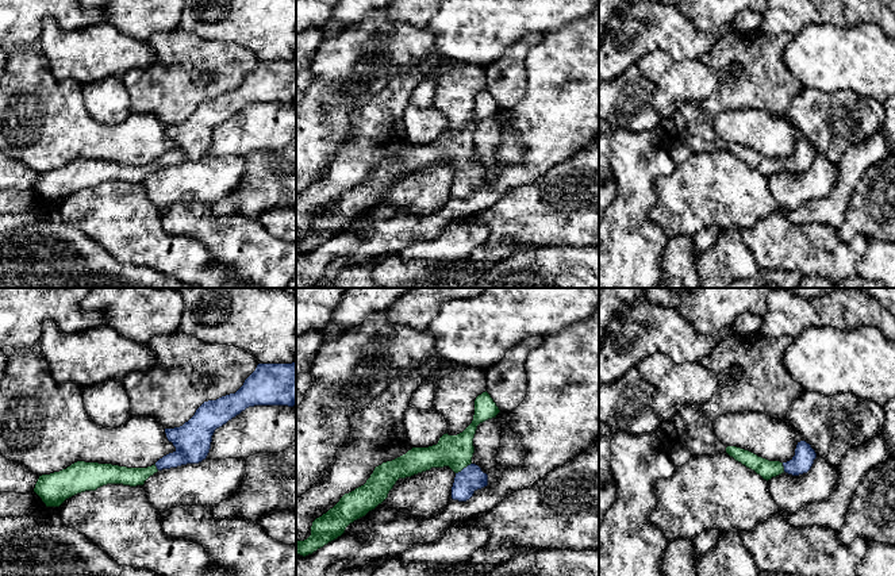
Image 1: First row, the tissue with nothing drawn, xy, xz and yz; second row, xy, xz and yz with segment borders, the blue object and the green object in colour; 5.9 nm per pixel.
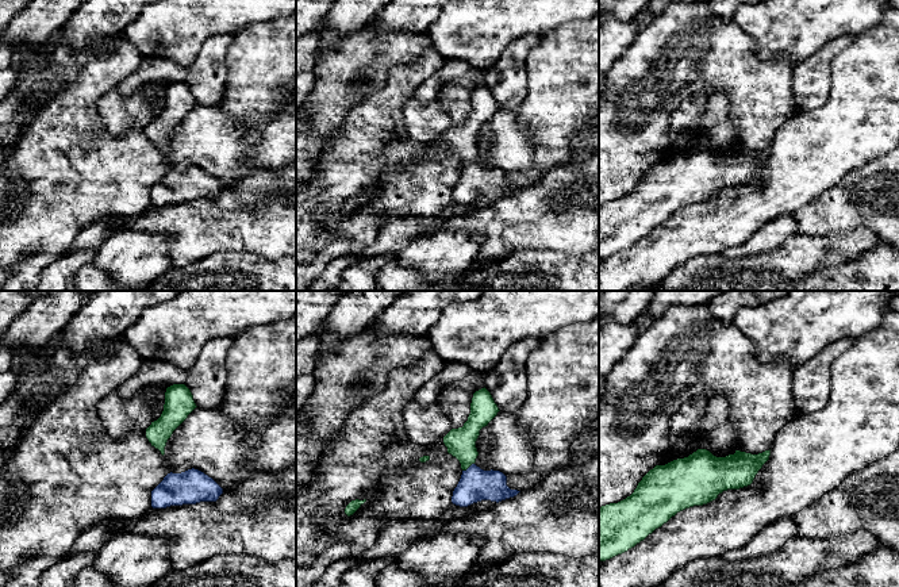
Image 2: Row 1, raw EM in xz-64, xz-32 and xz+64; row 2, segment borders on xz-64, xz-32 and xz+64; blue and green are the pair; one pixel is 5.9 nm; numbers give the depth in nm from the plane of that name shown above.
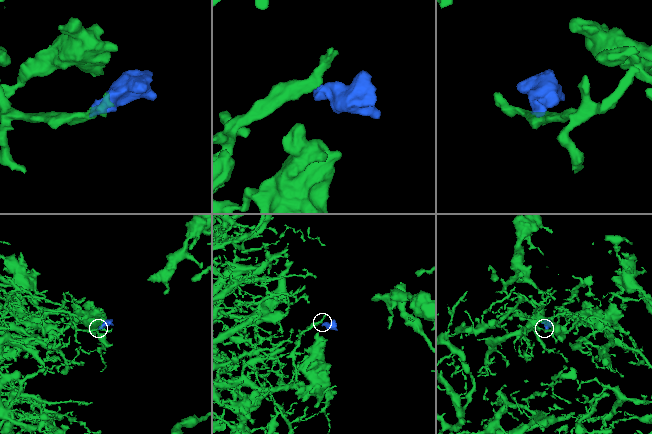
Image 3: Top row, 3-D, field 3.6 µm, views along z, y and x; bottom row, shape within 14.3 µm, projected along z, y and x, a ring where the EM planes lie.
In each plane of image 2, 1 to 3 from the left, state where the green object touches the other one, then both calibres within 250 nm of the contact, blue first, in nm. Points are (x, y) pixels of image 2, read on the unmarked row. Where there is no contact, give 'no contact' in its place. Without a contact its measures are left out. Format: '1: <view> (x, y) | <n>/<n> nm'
1: no contact
2: xz-32 (469, 164) | 200/180 nm
3: no contact

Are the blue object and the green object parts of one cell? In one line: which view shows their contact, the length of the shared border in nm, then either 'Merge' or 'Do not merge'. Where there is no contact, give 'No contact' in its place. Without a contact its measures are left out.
Touches blue in xz. Shared border 120 nm. Merge

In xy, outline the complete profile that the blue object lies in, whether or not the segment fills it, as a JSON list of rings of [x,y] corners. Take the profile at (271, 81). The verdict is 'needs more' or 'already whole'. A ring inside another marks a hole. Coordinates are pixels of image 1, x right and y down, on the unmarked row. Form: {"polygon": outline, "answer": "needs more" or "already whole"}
{"polygon": [[[296,59],[258,61],[235,91],[204,99],[183,123],[165,126],[176,147],[151,164],[77,158],[59,169],[39,173],[34,189],[46,204],[59,204],[77,191],[107,181],[143,183],[158,168],[199,161],[210,150],[215,127],[254,103],[296,103]]], "answer": "needs more"}

